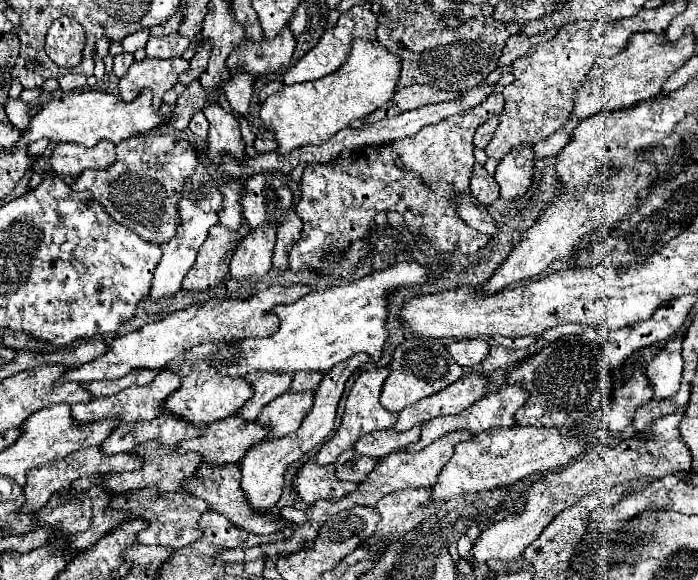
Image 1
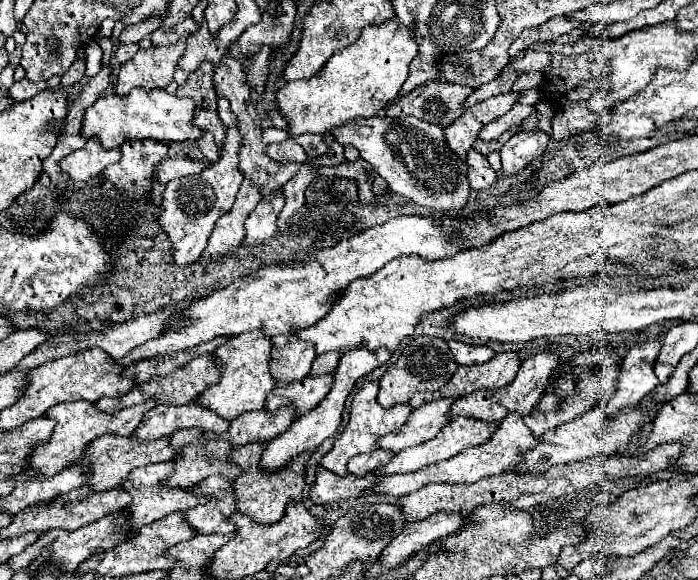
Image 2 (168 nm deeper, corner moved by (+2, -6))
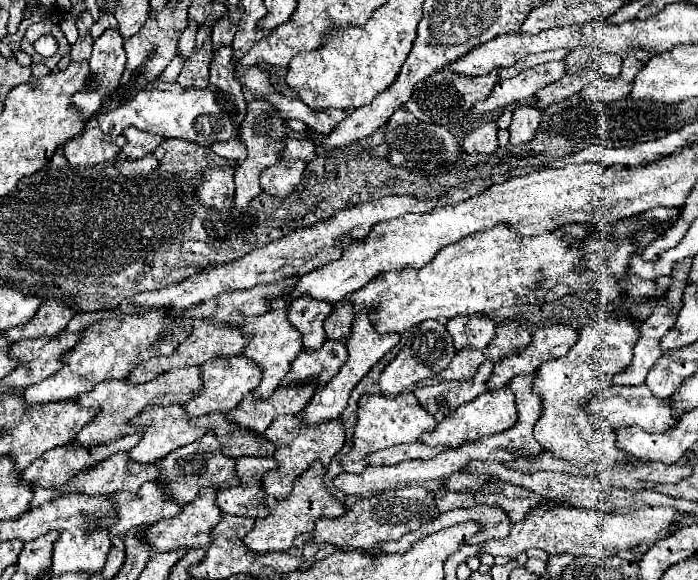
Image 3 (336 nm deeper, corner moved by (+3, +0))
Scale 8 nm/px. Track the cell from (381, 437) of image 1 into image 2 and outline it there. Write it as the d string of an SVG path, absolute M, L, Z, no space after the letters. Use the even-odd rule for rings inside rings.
M456 396L440 398L440 400L432 400L432 402L418 406L418 410L412 410L402 430L396 430L394 434L388 434L386 438L382 438L382 442L378 442L380 448L400 452L408 446L418 446L434 438L450 422L448 412L452 410L452 404L456 400L458 400Z

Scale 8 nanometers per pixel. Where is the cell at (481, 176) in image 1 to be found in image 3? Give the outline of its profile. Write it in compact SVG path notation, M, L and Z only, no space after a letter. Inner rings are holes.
M493 120L473 124L473 128L465 134L461 146L467 154L493 154L497 150L497 124Z

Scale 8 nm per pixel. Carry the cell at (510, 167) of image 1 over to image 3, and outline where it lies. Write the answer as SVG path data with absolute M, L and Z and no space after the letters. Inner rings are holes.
M521 106L513 112L513 122L509 126L509 144L517 146L523 142L531 142L537 136L537 128L541 124L541 112L531 106Z

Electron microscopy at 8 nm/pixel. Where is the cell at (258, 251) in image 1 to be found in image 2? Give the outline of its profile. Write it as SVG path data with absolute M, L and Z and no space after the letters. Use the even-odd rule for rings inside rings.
M278 190L274 196L262 198L258 202L258 206L250 212L250 216L246 220L246 238L244 238L244 242L248 246L262 244L262 242L266 242L268 238L272 238L276 234L276 230L278 230L276 220L278 220L278 214L280 214L282 206L284 206L282 190Z

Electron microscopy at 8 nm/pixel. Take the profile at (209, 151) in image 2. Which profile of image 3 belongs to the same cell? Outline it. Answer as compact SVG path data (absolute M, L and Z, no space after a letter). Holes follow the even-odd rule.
M227 140L227 142L217 142L211 146L211 150L227 160L245 160L247 150L241 140Z

